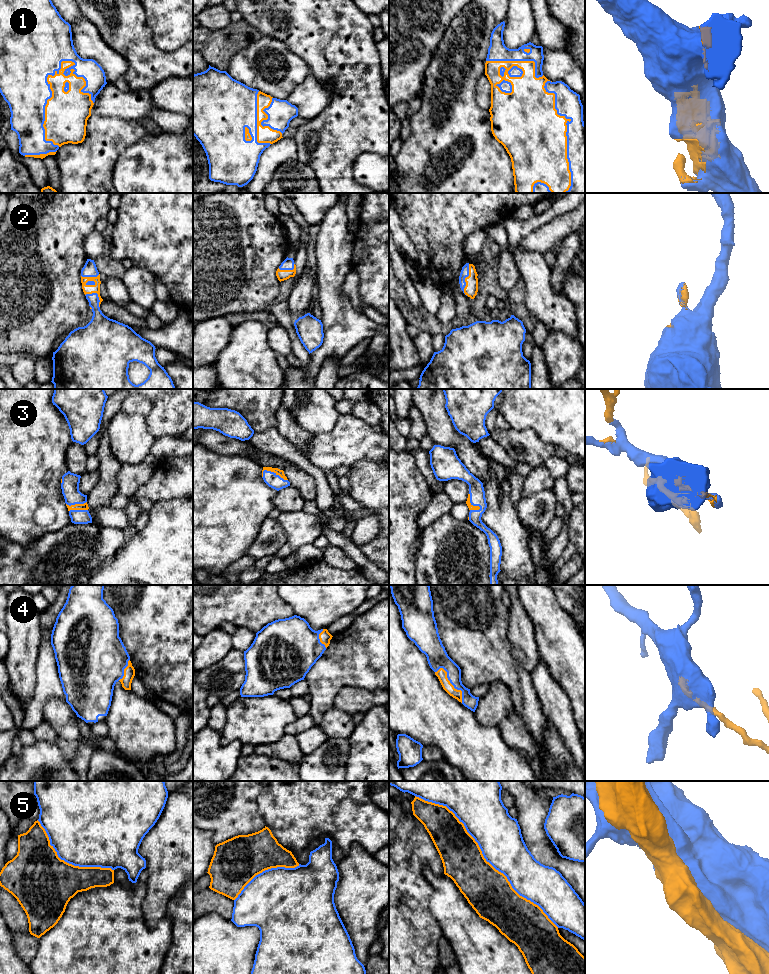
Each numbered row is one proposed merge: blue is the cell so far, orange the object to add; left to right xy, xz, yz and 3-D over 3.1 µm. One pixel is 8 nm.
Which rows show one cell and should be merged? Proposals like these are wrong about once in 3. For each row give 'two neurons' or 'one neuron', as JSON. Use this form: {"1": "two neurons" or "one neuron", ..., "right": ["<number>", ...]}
{"1": "one neuron", "2": "one neuron", "3": "one neuron", "4": "two neurons", "5": "two neurons", "right": ["1", "2", "3"]}

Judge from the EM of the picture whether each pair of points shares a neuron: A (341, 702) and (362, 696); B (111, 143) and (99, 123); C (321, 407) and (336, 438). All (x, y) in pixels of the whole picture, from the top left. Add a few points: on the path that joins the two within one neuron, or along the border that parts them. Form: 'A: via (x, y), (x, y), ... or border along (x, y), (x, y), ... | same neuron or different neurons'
A: via (346, 700), (357, 700) | same neuron
B: via (106, 138), (99, 128) | same neuron
C: border along (340, 415), (329, 431), (317, 432), (313, 435) | different neurons

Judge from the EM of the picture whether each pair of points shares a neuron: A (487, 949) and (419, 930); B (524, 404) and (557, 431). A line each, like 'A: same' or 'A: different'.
A: different
B: same

